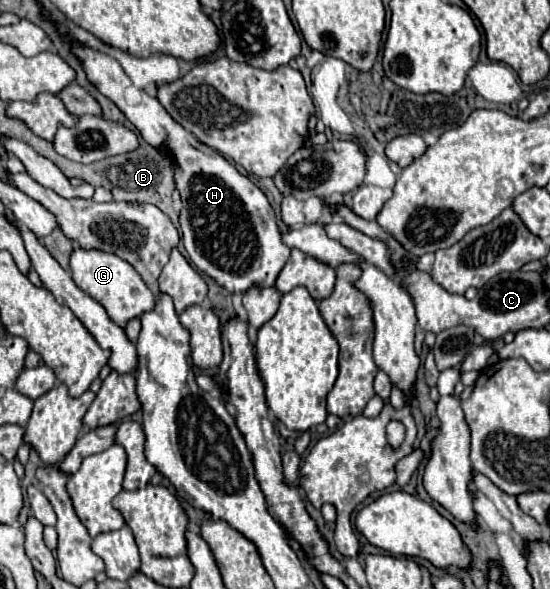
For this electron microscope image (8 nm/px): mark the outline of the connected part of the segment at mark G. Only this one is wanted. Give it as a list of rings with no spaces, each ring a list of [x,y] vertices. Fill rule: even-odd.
[[[73,247],[69,257],[69,267],[77,287],[83,289],[87,295],[91,295],[97,303],[101,303],[111,321],[117,323],[119,327],[125,327],[129,319],[139,317],[145,311],[153,309],[153,293],[149,291],[149,287],[143,283],[137,271],[115,253],[107,253],[101,249]]]

